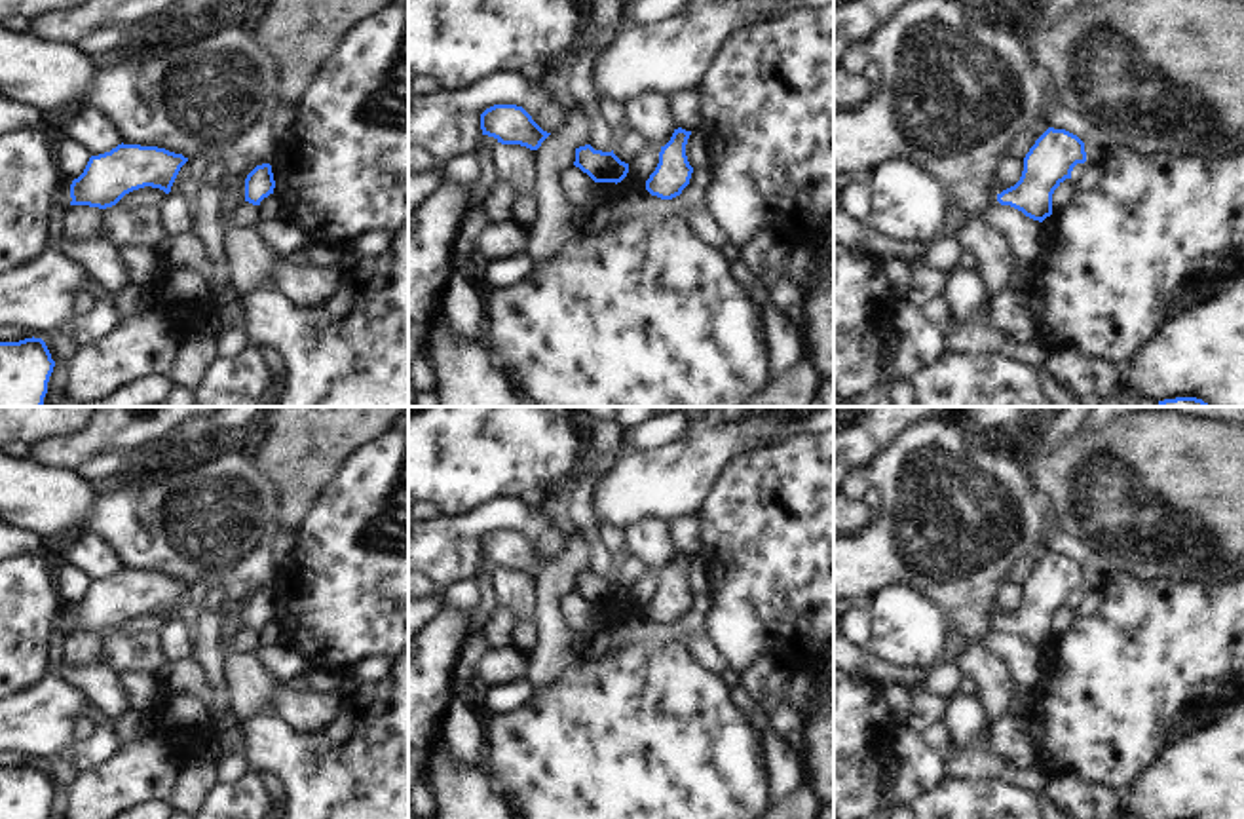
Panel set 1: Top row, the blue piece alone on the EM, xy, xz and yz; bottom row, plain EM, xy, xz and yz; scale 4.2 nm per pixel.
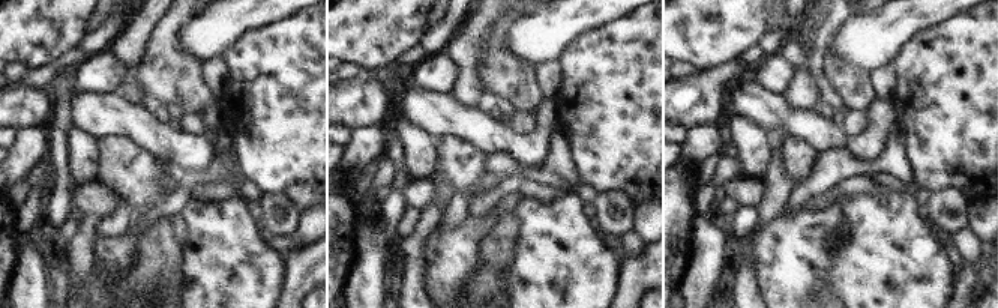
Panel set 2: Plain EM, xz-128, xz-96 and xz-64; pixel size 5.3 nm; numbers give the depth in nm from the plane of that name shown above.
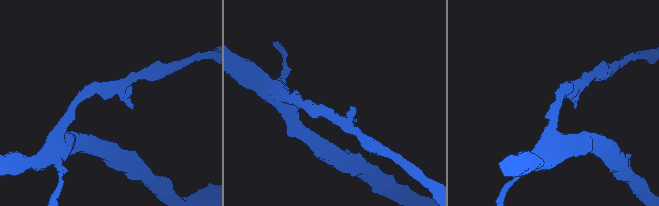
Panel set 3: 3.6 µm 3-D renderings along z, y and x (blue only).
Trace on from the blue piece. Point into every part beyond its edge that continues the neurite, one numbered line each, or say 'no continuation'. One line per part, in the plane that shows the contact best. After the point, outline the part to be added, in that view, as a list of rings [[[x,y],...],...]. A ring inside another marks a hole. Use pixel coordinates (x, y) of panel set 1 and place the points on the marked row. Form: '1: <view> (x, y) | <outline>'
no continuation

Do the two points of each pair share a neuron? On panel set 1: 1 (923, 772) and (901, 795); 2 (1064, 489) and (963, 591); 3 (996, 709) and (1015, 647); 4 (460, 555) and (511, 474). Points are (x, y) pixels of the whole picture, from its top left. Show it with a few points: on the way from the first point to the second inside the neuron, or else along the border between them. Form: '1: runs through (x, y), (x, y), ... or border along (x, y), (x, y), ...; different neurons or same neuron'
1: runs through (918, 778), (906, 789); same neuron
2: border along (1022, 470), (1043, 512); different neurons
3: border along (975, 643), (1009, 671), (1015, 696), (1007, 715); different neurons
4: border along (515, 498), (492, 498), (454, 515); different neurons

